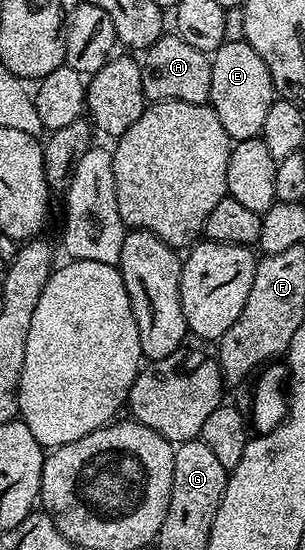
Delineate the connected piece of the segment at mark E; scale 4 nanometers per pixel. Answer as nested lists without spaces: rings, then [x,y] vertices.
[[[226,40],[214,51],[211,60],[208,102],[222,128],[226,128],[233,143],[259,138],[262,124],[266,124],[266,116],[270,113],[270,104],[278,97],[266,60],[262,60],[262,56],[258,56],[258,52],[243,40]]]

